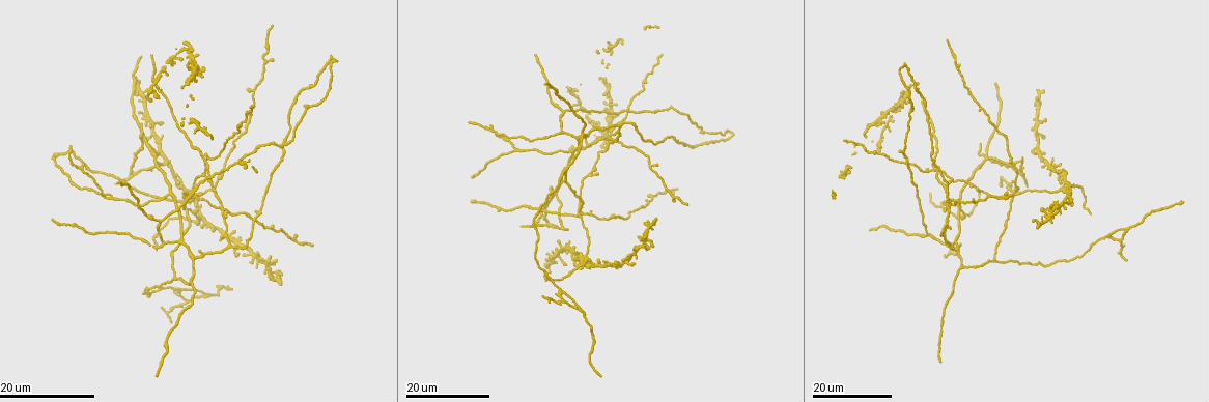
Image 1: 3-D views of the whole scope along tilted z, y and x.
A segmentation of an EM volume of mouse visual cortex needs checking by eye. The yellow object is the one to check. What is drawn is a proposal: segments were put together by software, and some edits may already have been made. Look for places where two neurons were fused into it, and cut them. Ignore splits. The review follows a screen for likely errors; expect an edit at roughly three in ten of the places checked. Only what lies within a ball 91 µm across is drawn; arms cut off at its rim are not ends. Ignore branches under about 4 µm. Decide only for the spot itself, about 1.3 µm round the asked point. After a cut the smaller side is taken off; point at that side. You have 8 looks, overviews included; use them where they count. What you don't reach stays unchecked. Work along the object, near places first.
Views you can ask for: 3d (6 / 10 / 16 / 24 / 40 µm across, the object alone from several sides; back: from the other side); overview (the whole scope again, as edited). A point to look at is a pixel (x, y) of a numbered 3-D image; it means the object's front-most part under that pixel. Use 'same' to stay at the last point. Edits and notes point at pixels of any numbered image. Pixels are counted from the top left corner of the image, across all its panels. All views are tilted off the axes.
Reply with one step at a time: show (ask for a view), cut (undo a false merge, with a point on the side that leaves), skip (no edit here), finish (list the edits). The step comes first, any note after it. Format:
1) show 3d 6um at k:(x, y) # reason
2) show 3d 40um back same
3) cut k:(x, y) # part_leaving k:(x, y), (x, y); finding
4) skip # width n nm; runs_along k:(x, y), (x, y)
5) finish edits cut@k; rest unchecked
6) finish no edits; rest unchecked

show 3d 24um at 1:(203, 292) # four arms meet

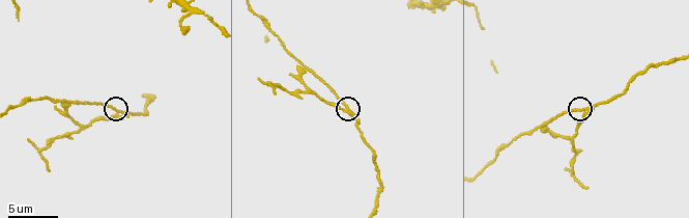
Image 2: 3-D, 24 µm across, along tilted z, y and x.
show 3d 6um at 2:(117, 111)

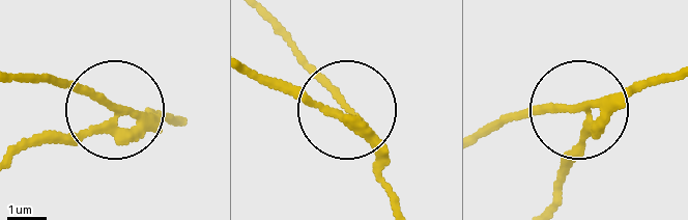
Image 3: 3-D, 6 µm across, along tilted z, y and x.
cut 3:(86, 135) # part_leaving 3:(132, 130), (22, 149); a second neuron is stuck on

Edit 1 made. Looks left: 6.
show 3d 24um at 1:(586, 259) # side arm on a straight run

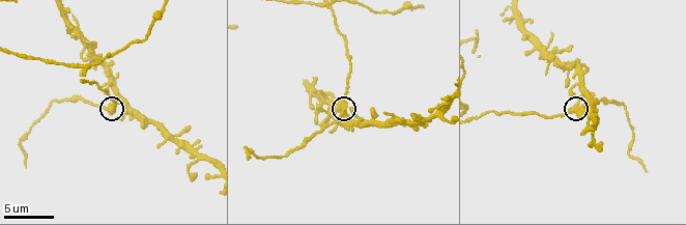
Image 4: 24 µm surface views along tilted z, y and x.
show 3d 10um at 4:(577, 107) # zoom in

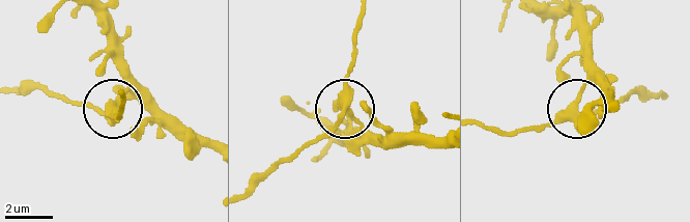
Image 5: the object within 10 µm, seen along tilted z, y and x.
show 3d 10um back at 5:(572, 110) # from behind

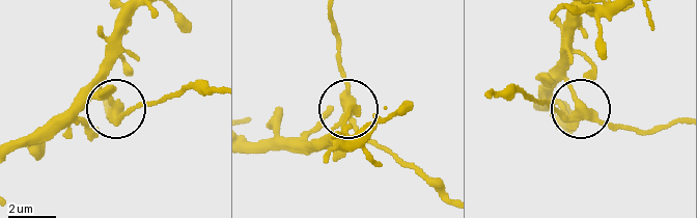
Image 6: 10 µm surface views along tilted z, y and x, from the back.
skip # arms 3; one neuron here

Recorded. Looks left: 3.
show 3d 16um at 1:(191, 259) # three arms meet

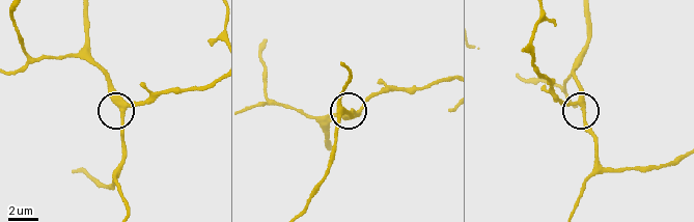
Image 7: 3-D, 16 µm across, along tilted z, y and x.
show 3d 10um at 7:(584, 104)

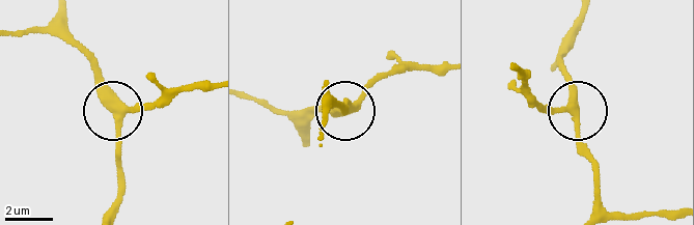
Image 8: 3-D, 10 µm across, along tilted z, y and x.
show 3d 6um at 8:(577, 111)

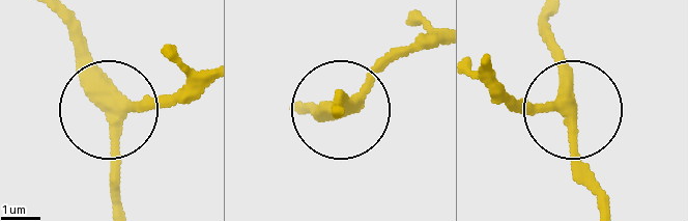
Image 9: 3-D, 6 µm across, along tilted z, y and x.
skip # runs_along 9:(200, 73), (163, 100), (118, 111), (60, 19); continuous, no second neuron

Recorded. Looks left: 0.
finish edits cut@3; rest unchecked

